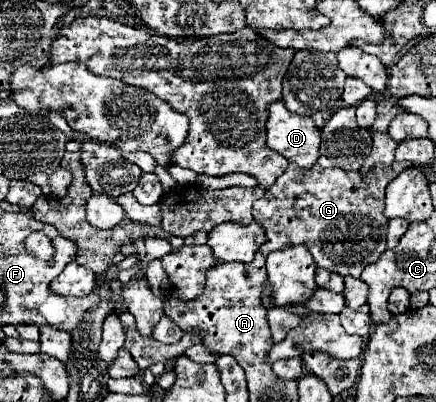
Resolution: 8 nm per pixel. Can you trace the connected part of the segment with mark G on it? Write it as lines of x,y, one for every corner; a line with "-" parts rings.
393,161
393,167
375,167
373,171
369,171
369,175
361,175
361,171
323,169
321,165
301,169
295,163
289,163
285,173
265,191
261,199
257,199
257,203
253,203
253,219
265,229
265,243
259,247
259,253
267,257
269,253
287,249
291,245
305,245
313,255
317,267
343,277
359,277
361,271
369,263
375,263
387,249
389,219
383,215
385,187
401,169
405,169
405,165

